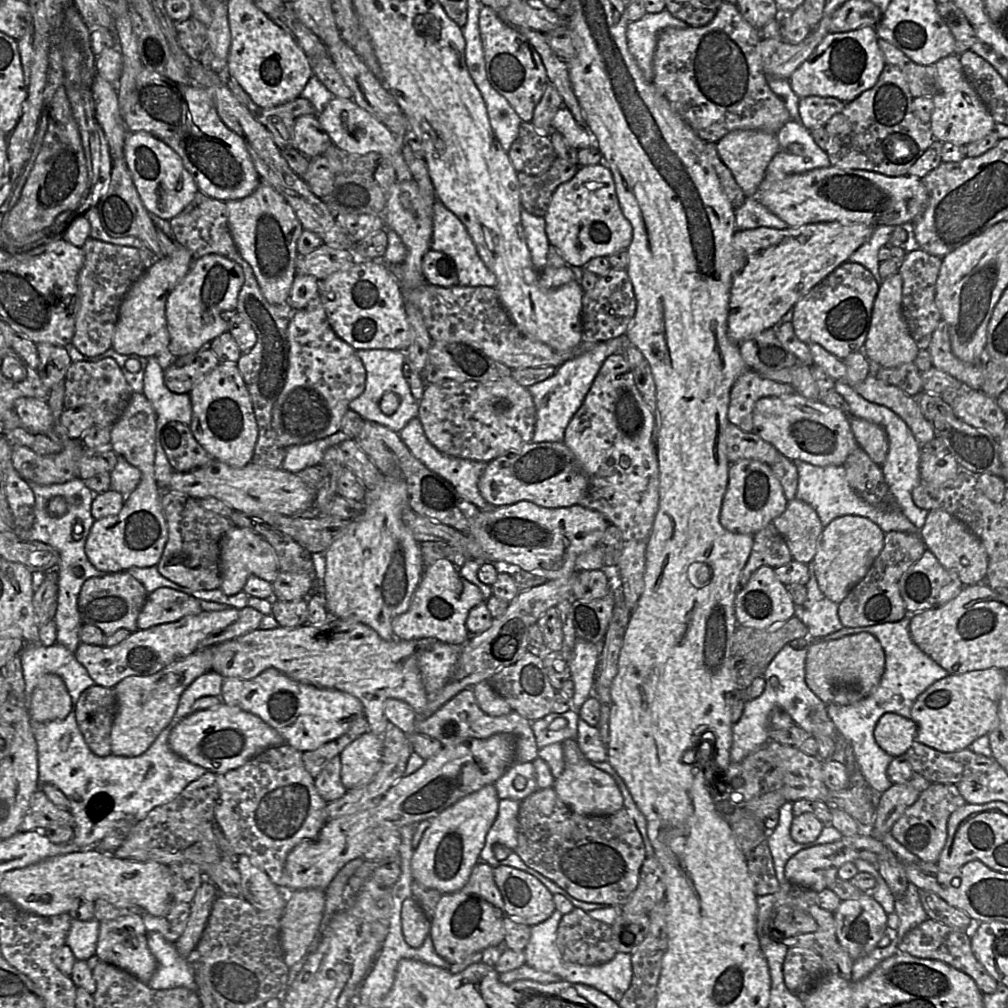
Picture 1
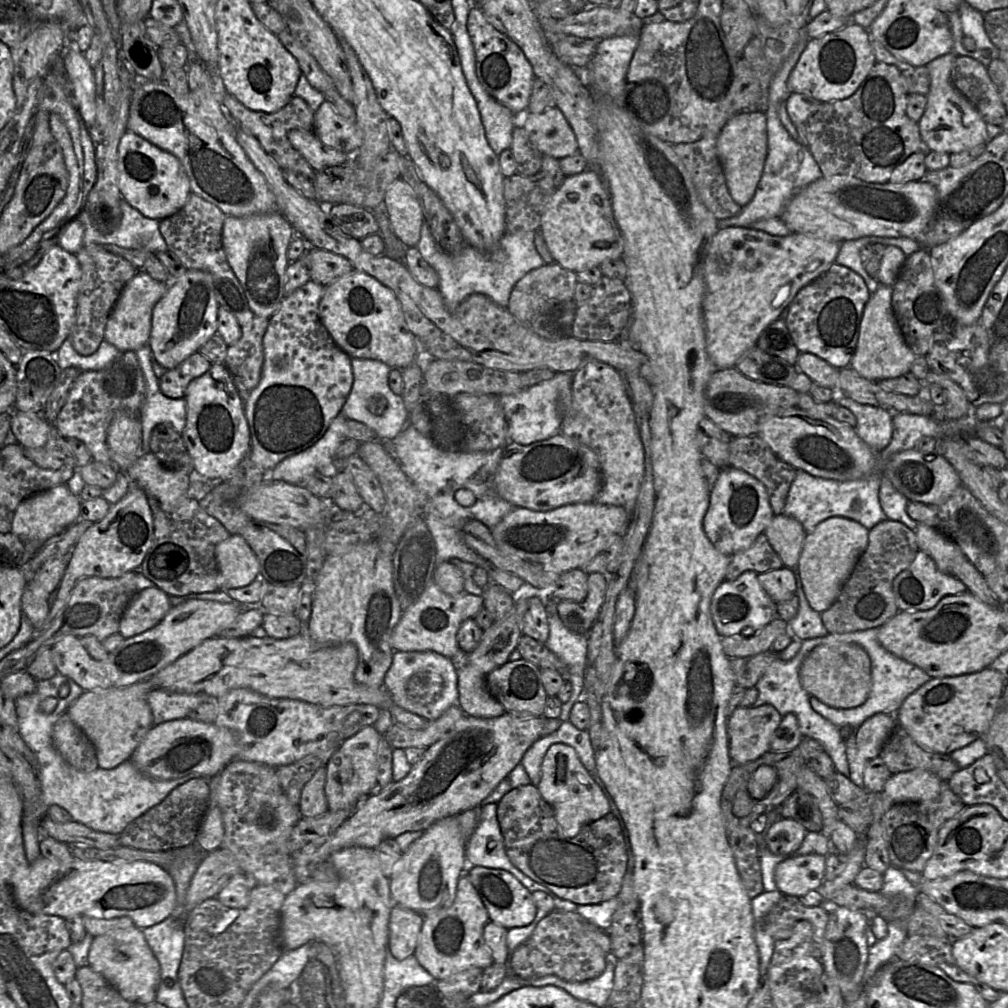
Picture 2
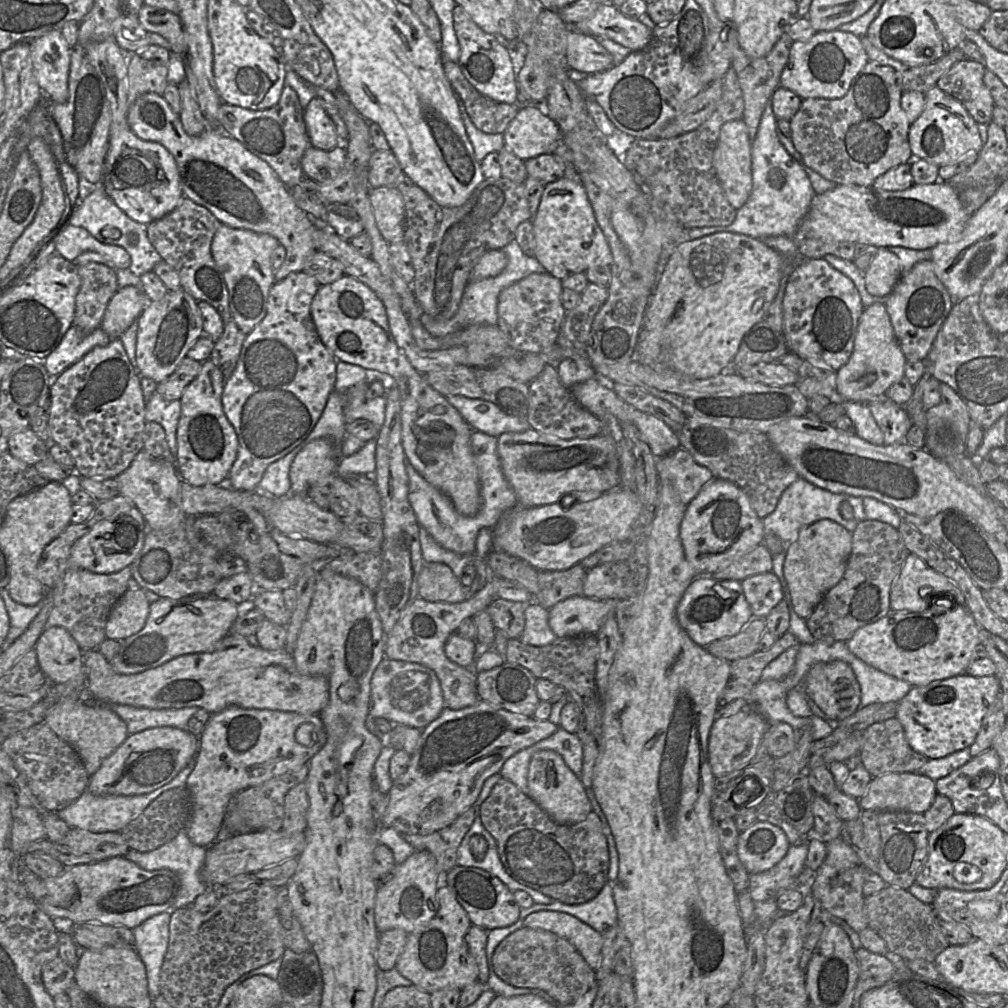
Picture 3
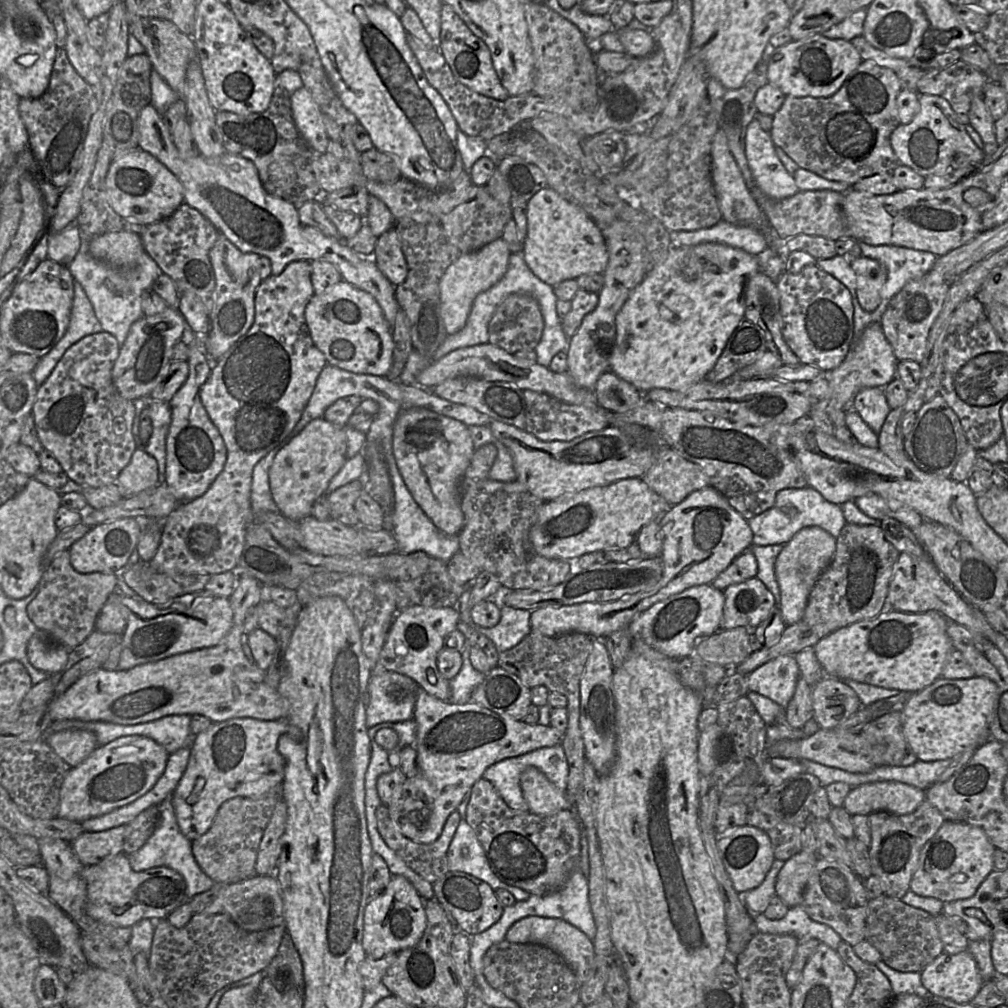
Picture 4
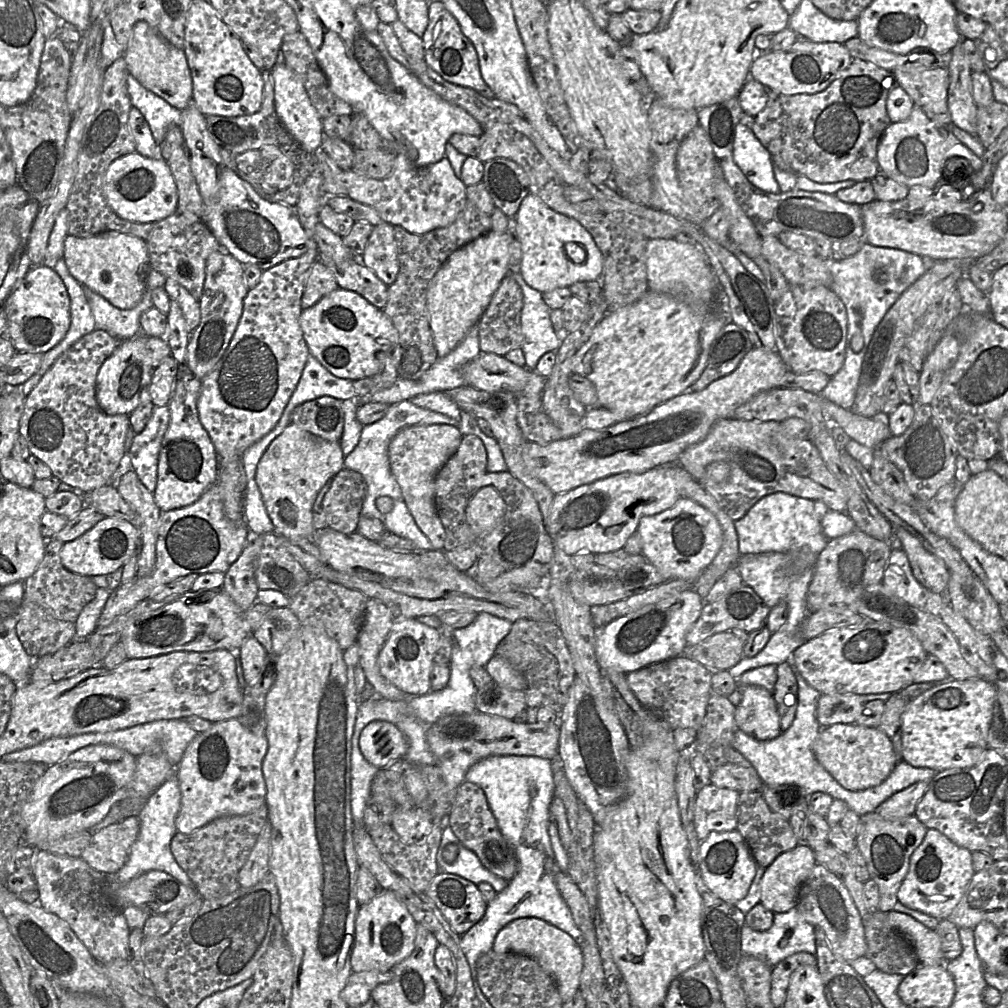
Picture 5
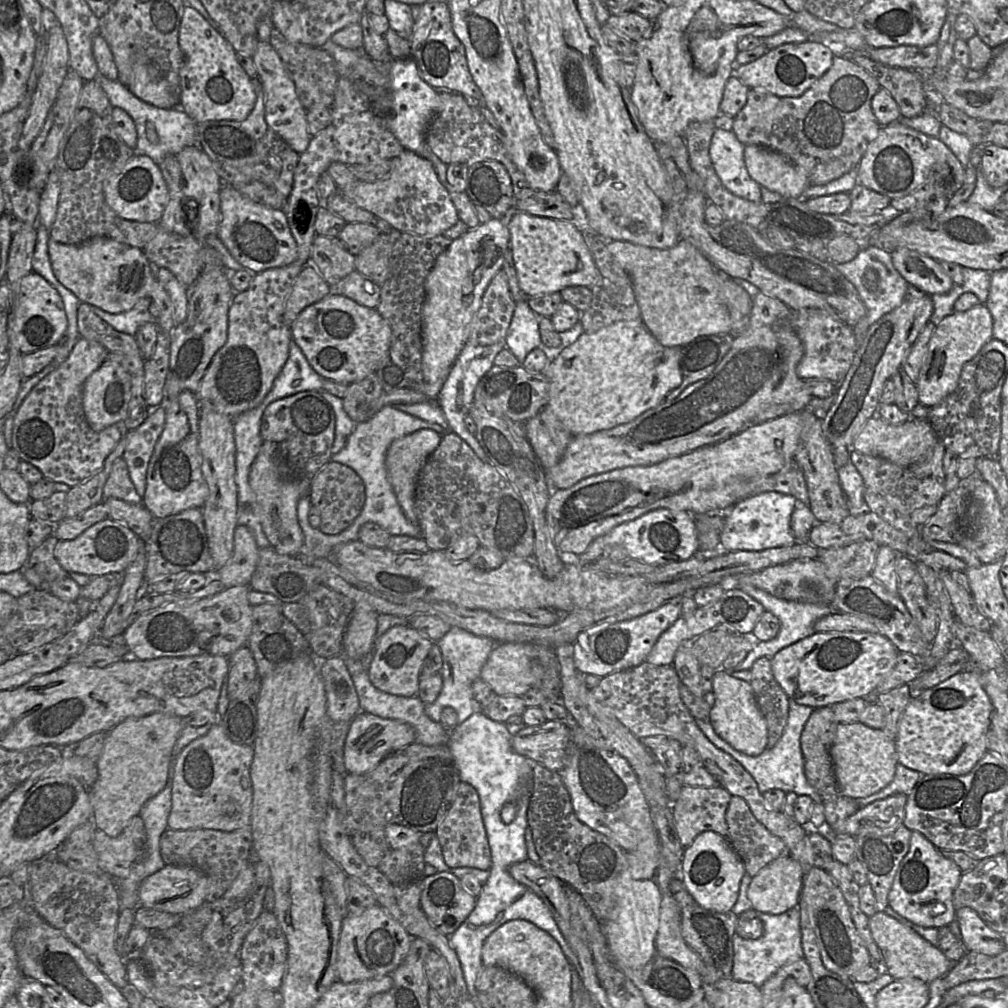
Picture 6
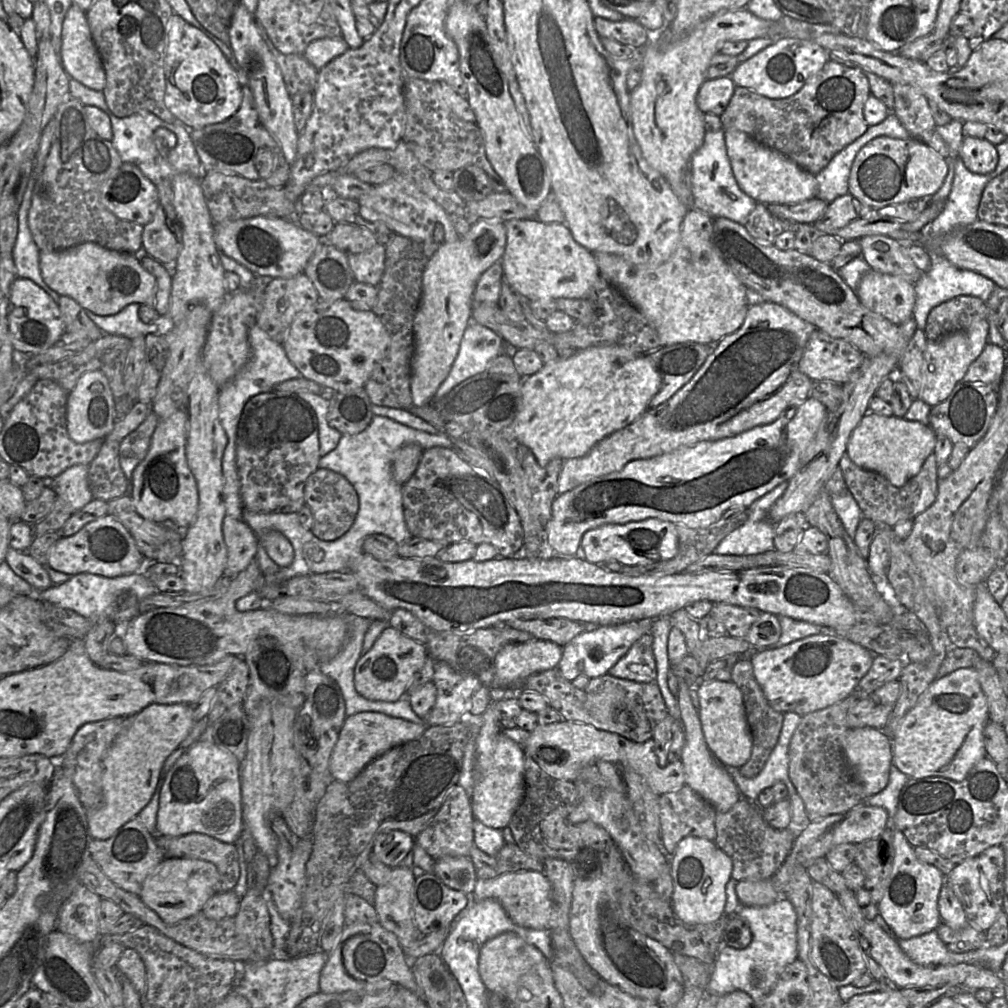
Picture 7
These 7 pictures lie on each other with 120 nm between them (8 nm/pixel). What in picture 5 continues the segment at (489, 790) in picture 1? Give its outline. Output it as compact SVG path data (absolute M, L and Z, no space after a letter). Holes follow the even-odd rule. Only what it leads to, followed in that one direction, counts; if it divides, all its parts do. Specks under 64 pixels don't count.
M384 890L366 905L360 906L355 923L355 942L351 955L353 973L386 972L413 952L417 923L398 896Z

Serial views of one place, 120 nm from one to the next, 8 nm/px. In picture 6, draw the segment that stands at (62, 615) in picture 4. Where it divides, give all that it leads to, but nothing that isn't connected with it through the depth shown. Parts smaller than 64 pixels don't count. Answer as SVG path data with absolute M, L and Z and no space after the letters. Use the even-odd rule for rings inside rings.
M52 534L33 548L21 571L36 590L50 592L67 602L76 602L81 586L69 577L69 573L56 560L54 550L58 542L59 539Z

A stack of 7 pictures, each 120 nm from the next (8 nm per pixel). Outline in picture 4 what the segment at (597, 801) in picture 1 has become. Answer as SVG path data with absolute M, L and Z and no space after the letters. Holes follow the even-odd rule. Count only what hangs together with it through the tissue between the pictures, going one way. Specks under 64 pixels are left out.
M529 766L522 772L520 786L529 811L534 814L552 815L571 808L565 790L557 787L535 766Z

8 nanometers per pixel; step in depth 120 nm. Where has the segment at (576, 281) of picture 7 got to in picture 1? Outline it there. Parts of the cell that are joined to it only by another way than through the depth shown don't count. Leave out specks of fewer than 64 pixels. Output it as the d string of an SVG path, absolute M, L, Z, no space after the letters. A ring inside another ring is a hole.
M606 164L580 167L574 177L554 192L545 216L549 242L563 256L568 266L583 267L591 259L626 249L633 237L633 228L623 215L614 178Z

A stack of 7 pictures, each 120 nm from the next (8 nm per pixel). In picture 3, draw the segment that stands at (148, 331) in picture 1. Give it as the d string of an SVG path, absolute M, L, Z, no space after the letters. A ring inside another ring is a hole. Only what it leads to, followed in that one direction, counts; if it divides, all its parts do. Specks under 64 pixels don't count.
M140 286L120 288L110 299L101 328L111 338L119 338L141 315L149 299Z

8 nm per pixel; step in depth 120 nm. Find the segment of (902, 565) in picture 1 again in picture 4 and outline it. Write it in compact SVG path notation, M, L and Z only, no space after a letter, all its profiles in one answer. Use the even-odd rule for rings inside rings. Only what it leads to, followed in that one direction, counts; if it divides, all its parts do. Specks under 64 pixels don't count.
M846 524L836 538L836 549L829 566L809 594L802 620L809 625L825 627L828 635L851 624L877 617L888 607L888 586L899 555L900 552L885 539L879 525Z

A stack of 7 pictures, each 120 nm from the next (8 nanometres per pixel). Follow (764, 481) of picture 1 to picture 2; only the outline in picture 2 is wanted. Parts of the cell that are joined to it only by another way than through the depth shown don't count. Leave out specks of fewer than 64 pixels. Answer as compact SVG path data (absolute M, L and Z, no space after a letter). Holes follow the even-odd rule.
M723 468L710 490L703 529L719 552L732 556L750 547L766 530L774 516L767 490L759 480L743 470Z

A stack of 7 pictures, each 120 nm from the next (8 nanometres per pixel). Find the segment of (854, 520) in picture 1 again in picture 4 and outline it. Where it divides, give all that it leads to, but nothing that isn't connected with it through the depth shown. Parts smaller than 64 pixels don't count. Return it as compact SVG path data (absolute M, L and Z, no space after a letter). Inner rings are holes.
M811 526L798 531L792 539L783 545L774 564L776 581L780 589L782 620L786 626L803 619L809 594L818 578L829 566L836 549L836 538L822 528Z

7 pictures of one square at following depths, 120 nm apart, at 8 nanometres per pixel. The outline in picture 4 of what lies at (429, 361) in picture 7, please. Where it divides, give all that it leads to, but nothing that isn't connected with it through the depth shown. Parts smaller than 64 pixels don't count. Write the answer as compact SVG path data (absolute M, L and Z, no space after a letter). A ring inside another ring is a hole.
M503 238L469 252L453 262L441 277L440 313L447 335L460 331L466 324L473 302L478 294L495 285L508 269L511 251Z

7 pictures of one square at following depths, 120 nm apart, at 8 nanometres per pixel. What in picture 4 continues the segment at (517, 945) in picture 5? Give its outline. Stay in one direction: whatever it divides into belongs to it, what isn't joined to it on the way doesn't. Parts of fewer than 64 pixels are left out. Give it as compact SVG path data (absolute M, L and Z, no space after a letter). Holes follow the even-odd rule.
M527 916L516 921L507 931L505 940L511 943L535 943L558 953L573 969L578 981L585 984L594 971L594 945L585 933L559 918Z

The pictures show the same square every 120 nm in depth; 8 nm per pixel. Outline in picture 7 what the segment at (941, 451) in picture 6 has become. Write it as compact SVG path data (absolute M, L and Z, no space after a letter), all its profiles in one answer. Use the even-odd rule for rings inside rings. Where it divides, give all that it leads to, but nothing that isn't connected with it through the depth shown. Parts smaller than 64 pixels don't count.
M846 453L841 456L838 467L842 471L846 488L858 503L863 517L870 519L875 524L893 527L900 521L912 520L928 508L936 498L938 463L933 453L925 460L918 474L901 487L893 486L884 476L877 472L857 466Z

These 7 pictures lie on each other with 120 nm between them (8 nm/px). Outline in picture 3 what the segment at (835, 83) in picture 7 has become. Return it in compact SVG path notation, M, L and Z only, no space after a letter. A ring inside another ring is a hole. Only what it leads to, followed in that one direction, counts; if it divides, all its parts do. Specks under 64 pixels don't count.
M869 60L842 98L803 99L798 111L789 120L790 139L801 154L802 165L837 185L872 187L877 177L898 165L908 163L912 156L908 142L911 123L901 107L903 93L901 74L896 69Z

